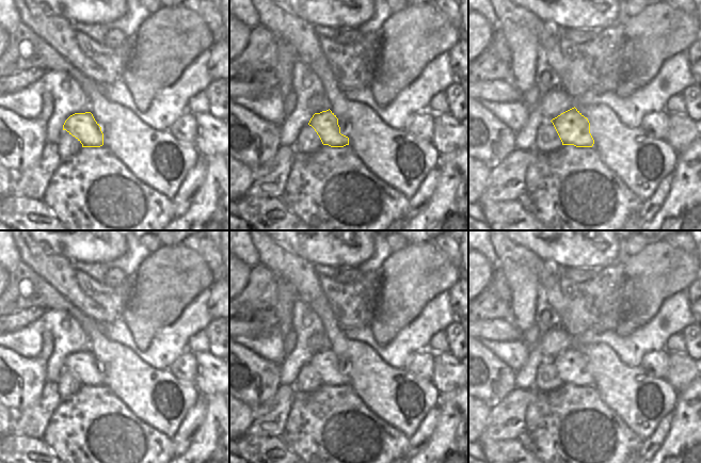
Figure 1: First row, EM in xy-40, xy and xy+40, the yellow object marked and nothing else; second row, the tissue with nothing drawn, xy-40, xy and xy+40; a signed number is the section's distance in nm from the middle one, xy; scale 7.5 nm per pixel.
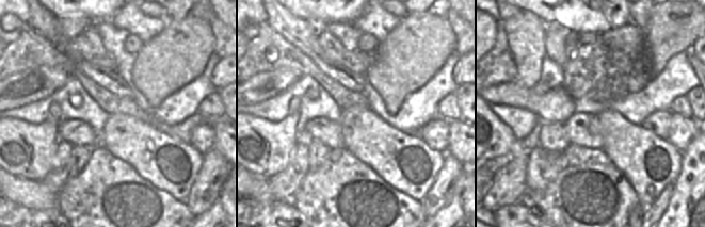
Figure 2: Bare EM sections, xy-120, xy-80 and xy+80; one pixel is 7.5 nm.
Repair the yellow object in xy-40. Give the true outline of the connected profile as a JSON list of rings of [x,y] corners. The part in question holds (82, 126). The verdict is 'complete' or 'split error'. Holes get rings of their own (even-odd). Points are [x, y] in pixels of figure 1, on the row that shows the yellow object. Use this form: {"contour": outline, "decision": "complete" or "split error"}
{"contour": [[[91,112],[75,113],[63,125],[63,130],[75,137],[82,147],[100,147],[103,145],[101,127]]], "decision": "complete"}

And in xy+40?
{"contour": [[[575,107],[551,121],[562,145],[592,147],[594,140],[590,133],[590,123]]], "decision": "complete"}

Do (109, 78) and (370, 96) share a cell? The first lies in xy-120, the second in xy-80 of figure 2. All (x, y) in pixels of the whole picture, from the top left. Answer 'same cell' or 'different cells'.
different cells

